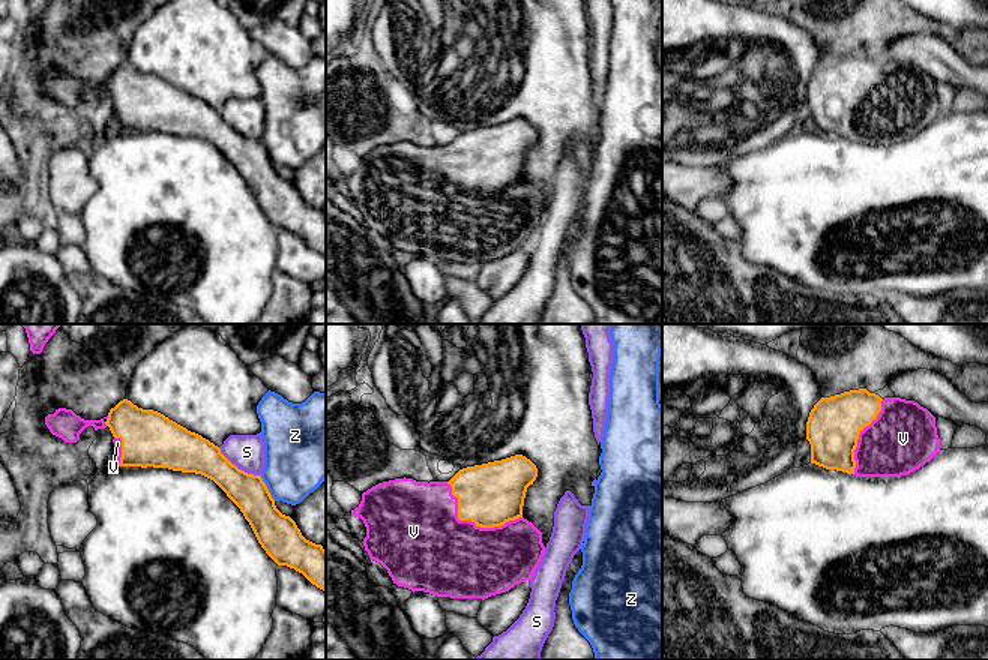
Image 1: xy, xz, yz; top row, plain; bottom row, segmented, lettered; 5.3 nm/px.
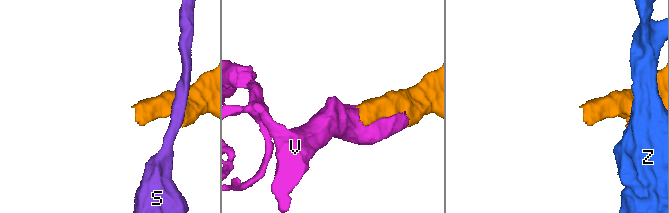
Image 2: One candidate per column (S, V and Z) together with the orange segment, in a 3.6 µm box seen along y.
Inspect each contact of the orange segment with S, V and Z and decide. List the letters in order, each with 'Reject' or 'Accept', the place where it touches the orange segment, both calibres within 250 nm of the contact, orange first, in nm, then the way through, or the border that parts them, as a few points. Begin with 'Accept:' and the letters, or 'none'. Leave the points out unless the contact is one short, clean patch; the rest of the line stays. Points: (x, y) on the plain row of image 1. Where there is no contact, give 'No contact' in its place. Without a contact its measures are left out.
Accept: V
S: Reject. Touches orange at xy (237, 132). Thickness 200 nm (orange) against 190 nm. Boundary: xy (218, 111), (239, 132), (260, 140)
V: Accept. Touches orange at xz (472, 185). Thickness 340 nm (orange) against 440 nm
Z: Reject. Touches orange at xy (266, 152). Thickness 220 nm (orange) against 380 nm

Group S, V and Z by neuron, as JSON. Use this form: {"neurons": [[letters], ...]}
{"neurons": [["S"], ["V"], ["Z"]]}

